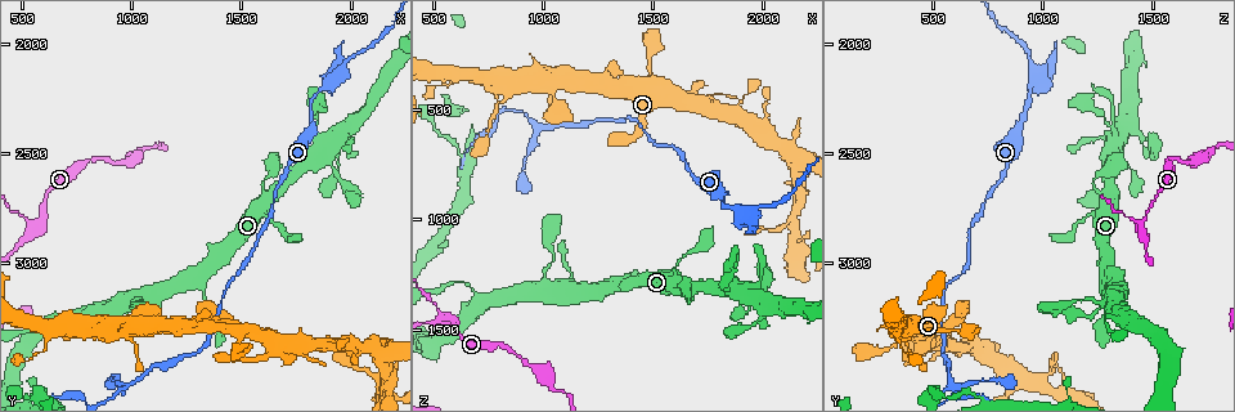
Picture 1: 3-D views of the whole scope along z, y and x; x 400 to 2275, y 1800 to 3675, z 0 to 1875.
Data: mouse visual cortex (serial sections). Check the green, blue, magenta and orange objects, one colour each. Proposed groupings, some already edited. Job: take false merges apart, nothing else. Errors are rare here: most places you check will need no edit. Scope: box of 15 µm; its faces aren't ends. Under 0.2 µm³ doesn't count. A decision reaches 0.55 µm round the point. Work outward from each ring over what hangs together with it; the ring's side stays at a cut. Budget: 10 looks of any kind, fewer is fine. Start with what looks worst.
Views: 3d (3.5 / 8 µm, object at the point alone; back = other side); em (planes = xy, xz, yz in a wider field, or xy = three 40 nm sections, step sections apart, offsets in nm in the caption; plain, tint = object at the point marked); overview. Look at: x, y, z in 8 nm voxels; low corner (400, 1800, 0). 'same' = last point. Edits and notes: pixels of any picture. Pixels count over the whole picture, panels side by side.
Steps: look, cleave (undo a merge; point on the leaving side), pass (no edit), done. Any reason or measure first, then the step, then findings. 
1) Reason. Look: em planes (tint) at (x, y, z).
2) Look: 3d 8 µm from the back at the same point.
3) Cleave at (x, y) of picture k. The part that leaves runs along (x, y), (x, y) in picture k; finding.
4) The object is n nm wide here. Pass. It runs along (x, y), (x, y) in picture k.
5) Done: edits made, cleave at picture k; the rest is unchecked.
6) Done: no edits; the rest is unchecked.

Thick turns thin. Look: em xy step 2 (tint) at (2140, 3580, 840).

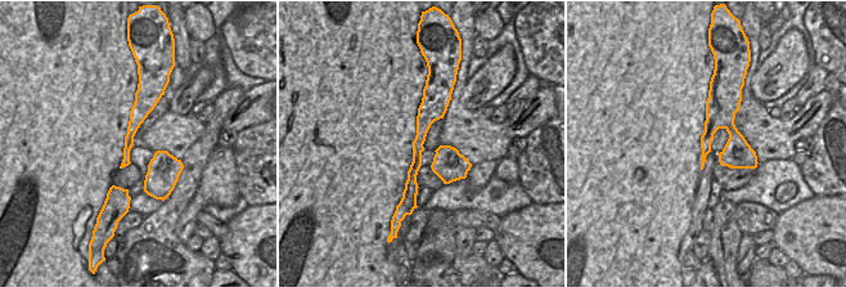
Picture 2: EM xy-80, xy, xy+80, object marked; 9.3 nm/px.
Look: 3d 3.5 µm at the same point.

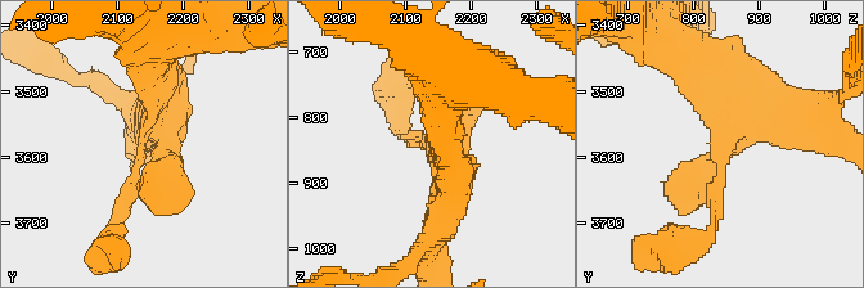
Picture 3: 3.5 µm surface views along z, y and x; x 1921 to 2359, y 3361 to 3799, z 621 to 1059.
Pass. It runs along (430, 89), (409, 198) in picture 2; continuous, no second cell.

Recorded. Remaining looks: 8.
Arms part here. Look: 3d 3.5 µm at (990, 3560, 570).

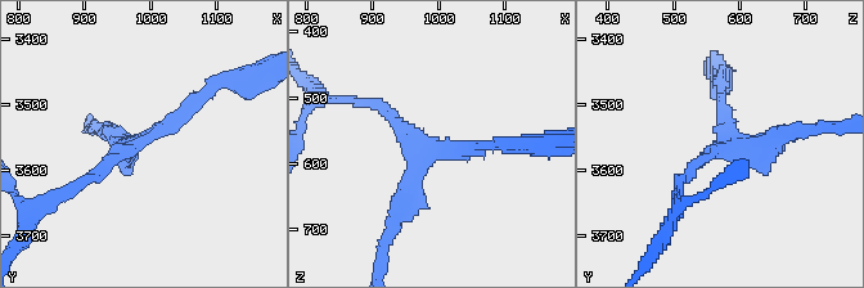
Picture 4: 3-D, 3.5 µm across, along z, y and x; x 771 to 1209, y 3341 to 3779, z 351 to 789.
Shape alone is not enough. Look: em xy step 2 (tint) at (995, 3550, 575).

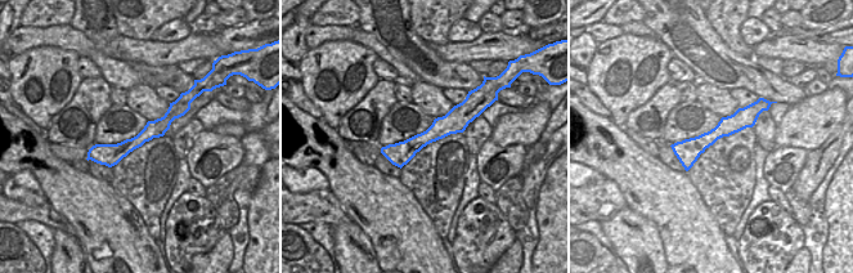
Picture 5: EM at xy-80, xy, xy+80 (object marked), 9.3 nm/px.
Pass. It runs along (182, 107), (122, 150), (90, 156) in picture 5; all the same cell.

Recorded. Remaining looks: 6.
Thick turns thin. Look: 3d 3.5 µm at (1860, 2440, 1330).

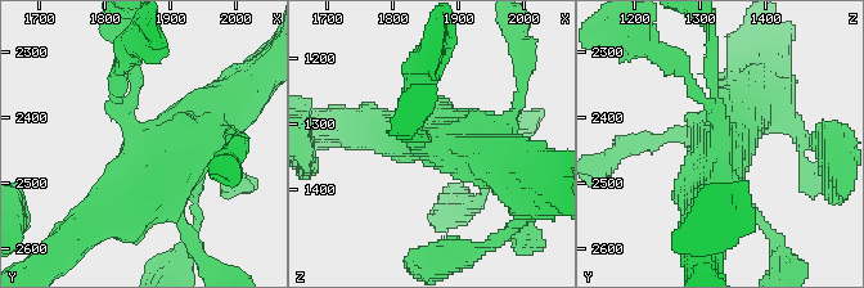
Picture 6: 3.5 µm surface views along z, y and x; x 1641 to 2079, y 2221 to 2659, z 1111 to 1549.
Shape alone is not enough. Look: em xy step 3 (tint) at (1865, 2435, 1335).

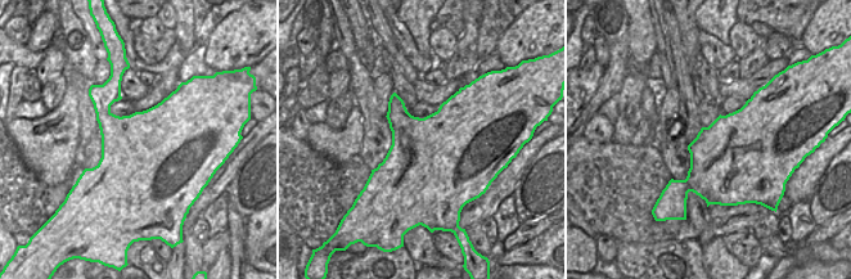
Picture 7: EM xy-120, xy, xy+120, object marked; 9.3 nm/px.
Pass. It runs along (104, 214), (121, 214), (232, 103) in picture 6; continuous, no second cell.

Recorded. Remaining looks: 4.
Calibre changes. Look: 3d 8 µm at (1970, 2110, 940).

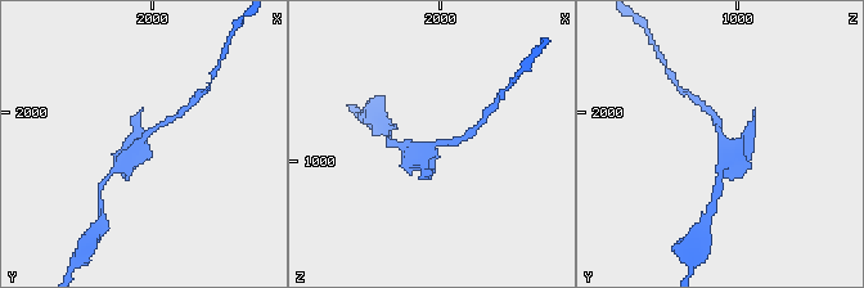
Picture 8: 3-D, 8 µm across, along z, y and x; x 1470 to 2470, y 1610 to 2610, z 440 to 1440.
Zoom in. Look: 3d 3.5 µm at (1960, 2100, 960).

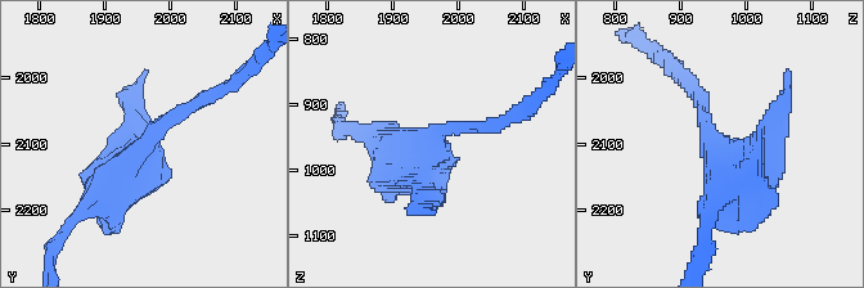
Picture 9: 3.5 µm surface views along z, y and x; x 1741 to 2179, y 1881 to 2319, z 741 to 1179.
Look: em xy step 3 (tint) at (1960, 2105, 950).

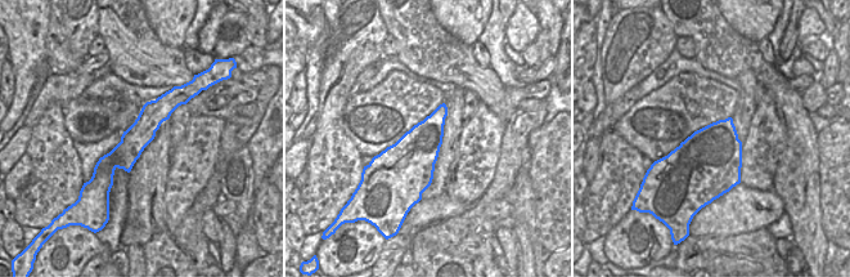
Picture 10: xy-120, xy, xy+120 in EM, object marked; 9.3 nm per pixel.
Pass. It runs along (175, 93), (106, 169), (106, 175) in picture 10; continuous, no second cell.

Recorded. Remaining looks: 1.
Done: no edits; the rest is unchecked.

